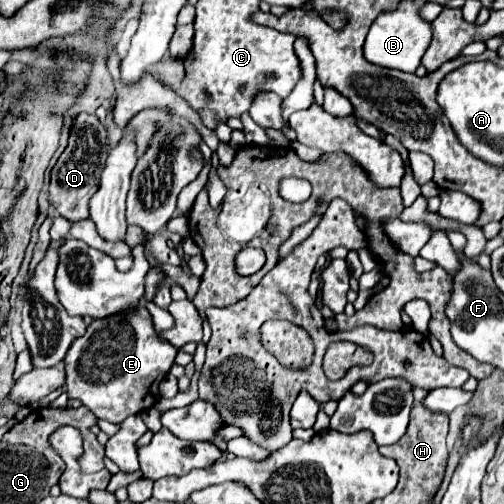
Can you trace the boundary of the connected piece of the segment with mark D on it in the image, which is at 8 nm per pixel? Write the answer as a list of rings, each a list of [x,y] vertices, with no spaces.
[[[78,113],[70,129],[68,147],[56,161],[52,169],[52,181],[50,181],[50,203],[68,221],[80,221],[88,217],[88,201],[94,195],[94,191],[98,191],[98,179],[102,171],[98,167],[104,167],[108,153],[110,147],[108,147],[104,123],[96,115]]]

